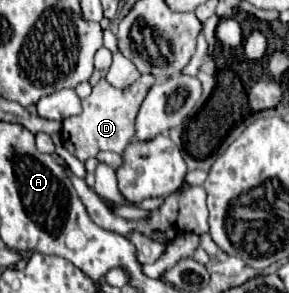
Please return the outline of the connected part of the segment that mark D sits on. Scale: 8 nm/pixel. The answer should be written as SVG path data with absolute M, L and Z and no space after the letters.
M146 74L140 76L130 88L118 90L106 80L100 80L88 98L82 100L82 114L70 116L62 122L62 144L64 148L74 154L80 162L86 162L88 158L96 156L102 150L112 150L122 154L128 142L134 138L134 118L138 114L138 108L148 94L150 86L154 84L154 76Z

